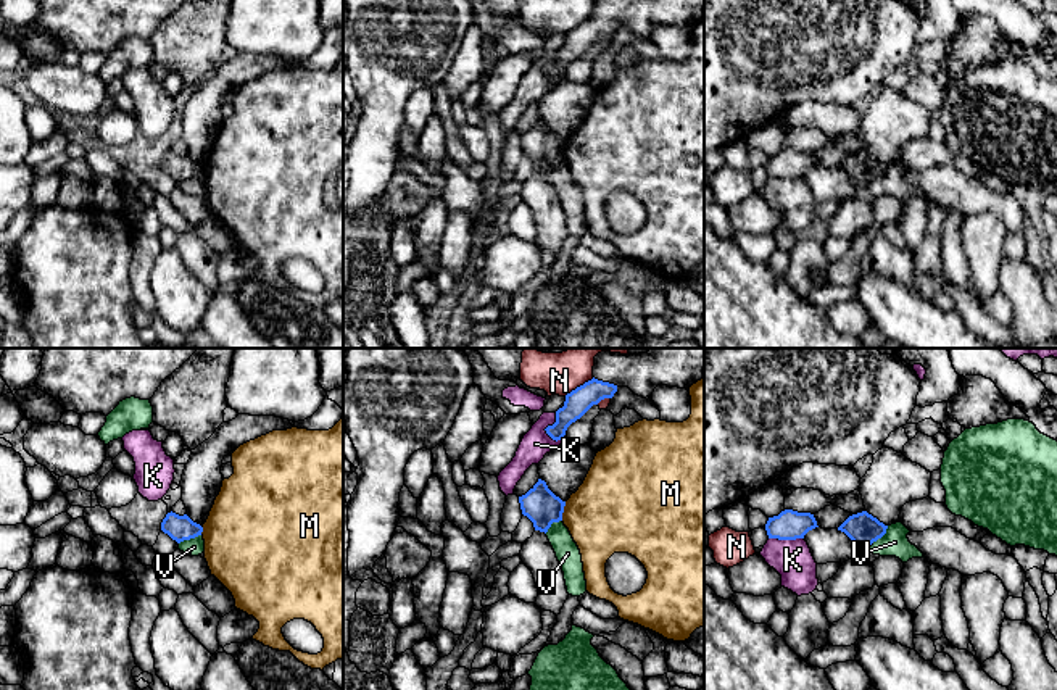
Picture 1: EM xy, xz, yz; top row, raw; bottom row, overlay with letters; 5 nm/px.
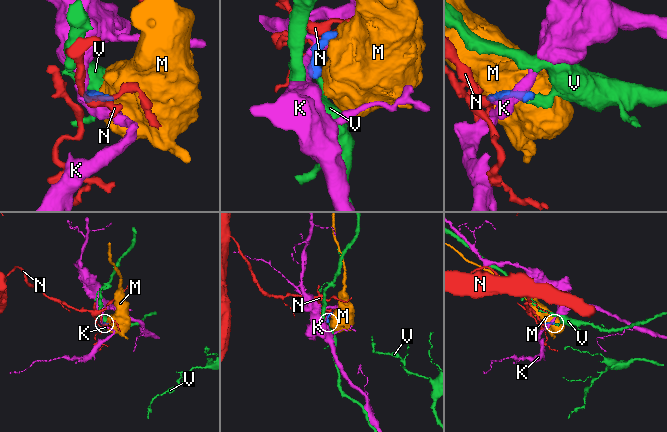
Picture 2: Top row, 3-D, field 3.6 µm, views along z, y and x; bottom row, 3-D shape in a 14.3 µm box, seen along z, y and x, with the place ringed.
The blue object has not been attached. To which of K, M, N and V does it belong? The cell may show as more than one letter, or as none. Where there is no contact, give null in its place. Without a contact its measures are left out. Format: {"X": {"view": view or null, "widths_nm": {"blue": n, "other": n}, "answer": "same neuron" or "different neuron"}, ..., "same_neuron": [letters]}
{"K": {"view": "xz", "widths_nm": {"blue": 120, "other": 140}, "answer": "different neuron"}, "M": {"view": "xz", "widths_nm": {"blue": 180, "other": 420}, "answer": "different neuron"}, "N": {"view": "xz", "widths_nm": {"blue": 120, "other": 180}, "answer": "different neuron"}, "V": {"view": "xy", "widths_nm": {"blue": 130, "other": 90}, "answer": "different neuron"}, "same_neuron": []}

